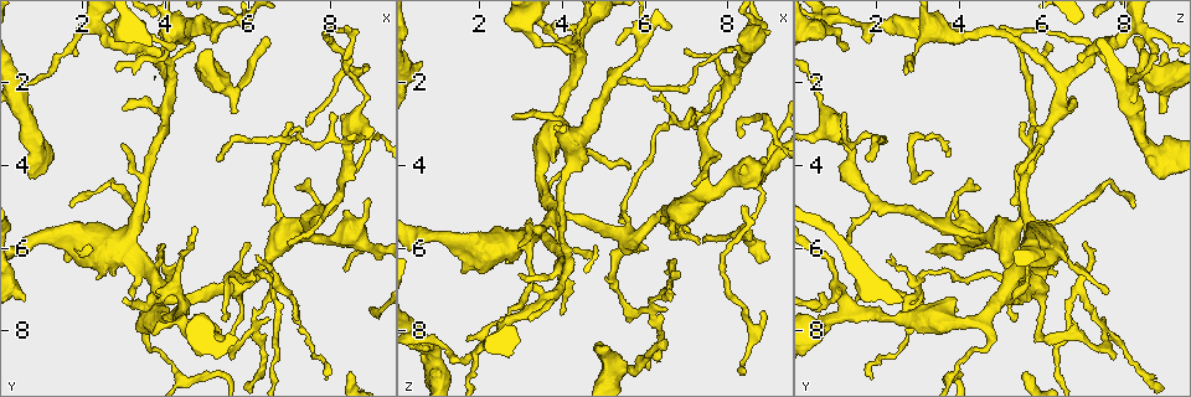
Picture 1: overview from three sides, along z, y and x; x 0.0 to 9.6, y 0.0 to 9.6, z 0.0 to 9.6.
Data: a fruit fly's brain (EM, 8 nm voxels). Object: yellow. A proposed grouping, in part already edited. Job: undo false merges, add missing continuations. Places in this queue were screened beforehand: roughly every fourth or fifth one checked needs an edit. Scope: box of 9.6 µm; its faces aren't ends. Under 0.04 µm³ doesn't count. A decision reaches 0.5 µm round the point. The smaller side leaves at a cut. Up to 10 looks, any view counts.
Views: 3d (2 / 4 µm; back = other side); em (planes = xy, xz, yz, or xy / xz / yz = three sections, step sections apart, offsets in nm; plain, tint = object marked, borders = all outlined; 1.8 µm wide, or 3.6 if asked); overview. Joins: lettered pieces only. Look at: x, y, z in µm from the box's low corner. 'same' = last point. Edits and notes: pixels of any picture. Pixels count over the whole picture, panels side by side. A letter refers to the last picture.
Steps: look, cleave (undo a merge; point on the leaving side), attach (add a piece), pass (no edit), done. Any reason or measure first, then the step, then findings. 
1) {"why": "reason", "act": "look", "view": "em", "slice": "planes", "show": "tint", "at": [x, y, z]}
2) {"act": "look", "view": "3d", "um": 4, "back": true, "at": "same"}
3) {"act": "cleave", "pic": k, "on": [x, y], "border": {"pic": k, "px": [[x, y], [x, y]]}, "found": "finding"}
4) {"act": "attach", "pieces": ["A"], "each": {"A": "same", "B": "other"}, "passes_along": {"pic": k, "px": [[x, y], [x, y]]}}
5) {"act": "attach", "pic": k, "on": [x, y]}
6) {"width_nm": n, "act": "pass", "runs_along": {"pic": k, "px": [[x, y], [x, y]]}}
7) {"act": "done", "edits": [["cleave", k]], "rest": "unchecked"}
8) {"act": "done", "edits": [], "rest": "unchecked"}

{"why": "thin end", "act": "look", "view": "3d", "um": 4, "back": true, "at": [2.90, 3.50, 5.95]}

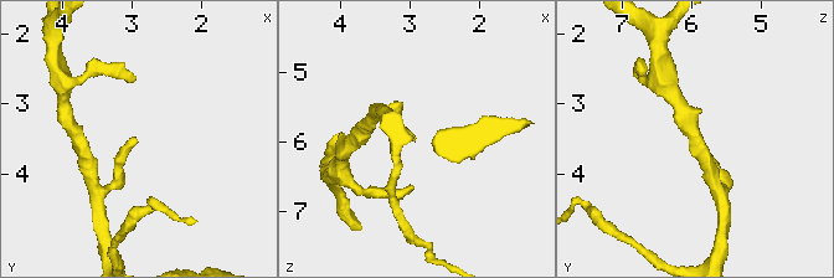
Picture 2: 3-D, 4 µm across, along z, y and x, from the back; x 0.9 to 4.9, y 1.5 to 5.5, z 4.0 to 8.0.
{"why": "need the tissue", "act": "look", "view": "em", "slice": "planes", "show": "plain", "at": [2.90, 3.50, 6.00]}

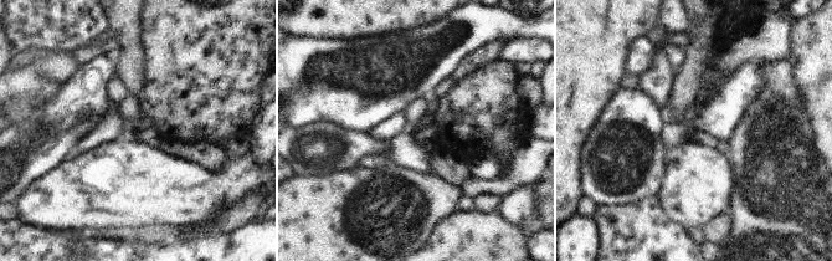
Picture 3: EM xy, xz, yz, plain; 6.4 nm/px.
{"why": "see the neighbours", "act": "look", "view": "em", "slice": "planes", "show": "borders", "at": "same"}

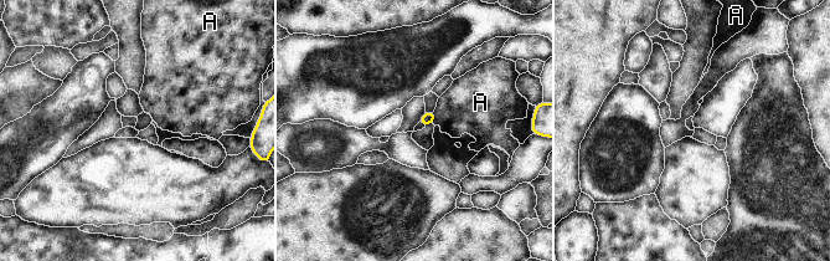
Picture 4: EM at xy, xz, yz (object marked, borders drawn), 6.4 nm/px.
{"width_nm": 90, "act": "pass", "each": {"A": "other"}, "border": {"pic": 4, "px": [[434, 111], [434, 121], [432, 123]]}, "found": "none of them fits"}

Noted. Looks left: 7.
{"why": "an open end", "act": "look", "view": "em", "slice": "xy", "step": 4, "show": "tint", "at": [8.95, 4.80, 3.85]}

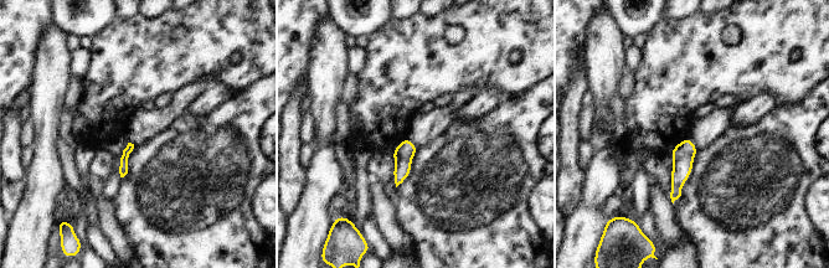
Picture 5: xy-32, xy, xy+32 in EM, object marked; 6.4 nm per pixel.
{"act": "look", "view": "em", "slice": "planes", "show": "borders", "at": "same"}

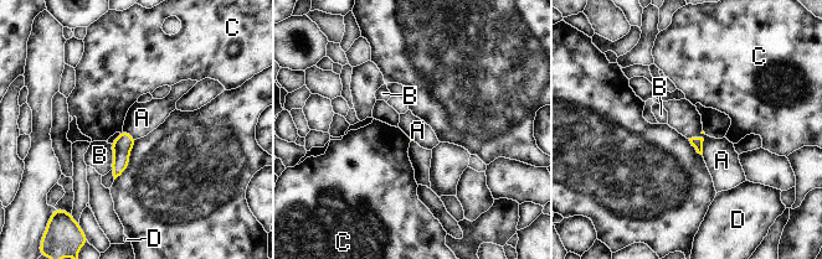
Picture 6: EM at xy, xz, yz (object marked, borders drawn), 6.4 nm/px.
{"act": "pass", "each": {"A": "other", "B": "other", "C": "other", "D": "other"}, "border": {"pic": 6, "px": [[689, 138], [703, 139], [703, 154]]}, "found": "none of them fits"}

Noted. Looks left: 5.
{"why": "four or more arms meet", "act": "look", "view": "3d", "um": 4, "at": [5.70, 6.90, 5.75]}

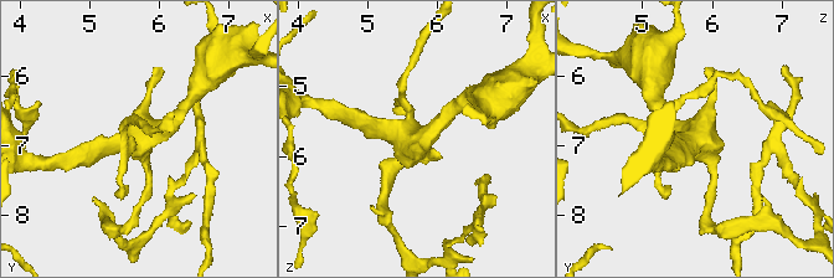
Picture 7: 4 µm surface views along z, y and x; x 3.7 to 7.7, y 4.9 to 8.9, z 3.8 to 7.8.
{"act": "look", "view": "em", "slice": "planes", "show": "borders", "at": [5.70, 6.95, 5.80]}

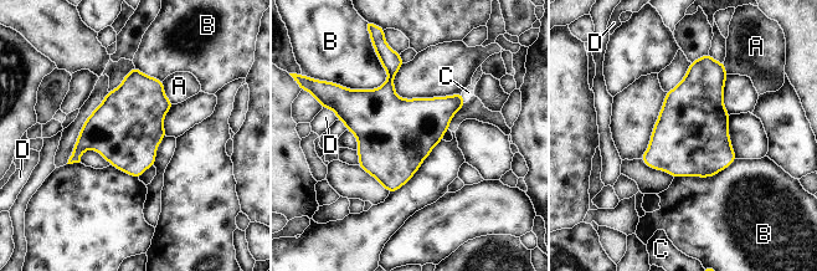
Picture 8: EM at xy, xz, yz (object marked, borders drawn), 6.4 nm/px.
{"longest_contact_nm": ["B", 320], "act": "pass", "each": {"A": "other", "B": "other", "C": "other", "D": "other"}, "border": {"pic": 8, "px": [[388, 73], [374, 88], [342, 86]]}, "found": "all the same cell"}

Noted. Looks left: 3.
{"why": "sharp bend", "act": "look", "view": "em", "slice": "xz", "step": 4, "show": "borders", "at": [4.35, 7.55, 1.35]}

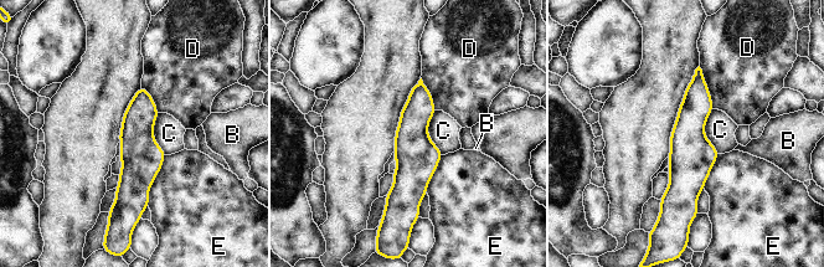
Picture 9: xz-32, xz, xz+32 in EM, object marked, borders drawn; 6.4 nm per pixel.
{"longest_contact_nm": ["E", 360], "act": "pass", "each": {"B": "other", "C": "other", "D": "other", "E": "other"}, "found": "continuous, no second cell"}

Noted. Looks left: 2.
{"act": "done", "edits": [], "rest": "unchecked"}

